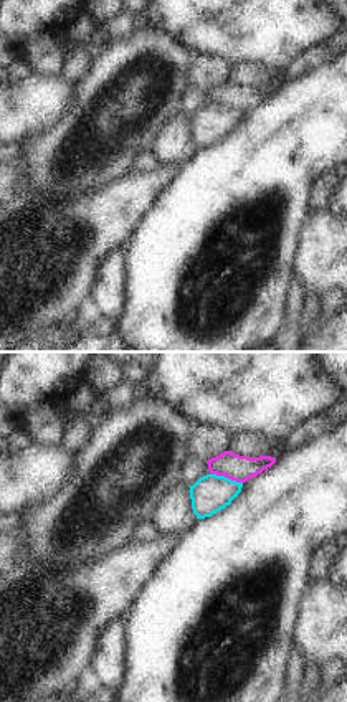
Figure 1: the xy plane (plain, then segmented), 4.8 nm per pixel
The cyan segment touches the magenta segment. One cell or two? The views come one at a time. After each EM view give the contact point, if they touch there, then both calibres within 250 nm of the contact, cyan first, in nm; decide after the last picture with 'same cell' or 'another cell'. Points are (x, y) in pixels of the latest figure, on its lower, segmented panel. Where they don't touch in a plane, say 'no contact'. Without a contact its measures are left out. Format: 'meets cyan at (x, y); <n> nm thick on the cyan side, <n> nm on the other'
meets cyan at (227, 478); 180 nm thick on the cyan side, 130 nm on the other

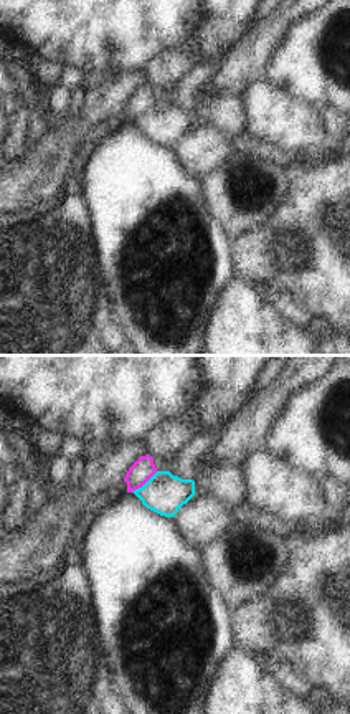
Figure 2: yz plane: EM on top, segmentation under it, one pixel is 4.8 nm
meets cyan at (146, 483); 200 nm thick on the cyan side, 110 nm on the other

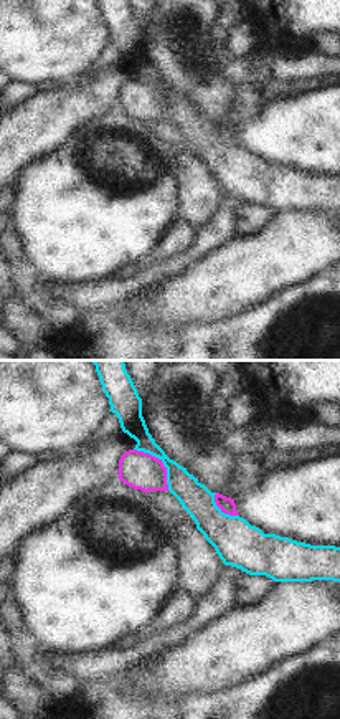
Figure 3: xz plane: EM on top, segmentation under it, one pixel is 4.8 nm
meets cyan at (162, 461); 160 nm thick on the cyan side, 180 nm on the other

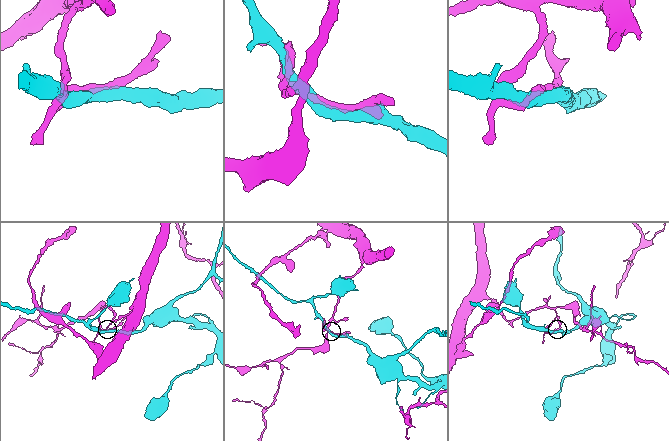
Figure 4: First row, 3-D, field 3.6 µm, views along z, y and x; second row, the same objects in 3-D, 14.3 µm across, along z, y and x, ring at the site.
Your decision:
another cell

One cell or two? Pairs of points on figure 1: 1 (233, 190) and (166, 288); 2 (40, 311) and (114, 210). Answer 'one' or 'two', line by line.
1: one
2: one

